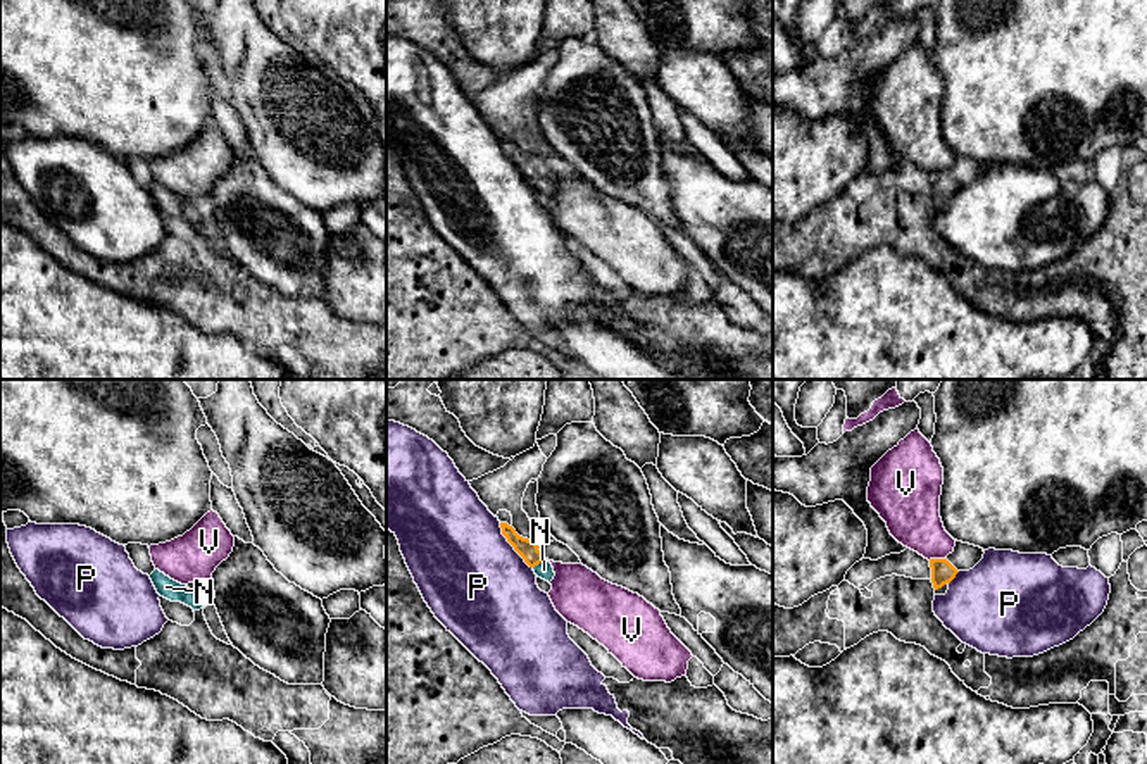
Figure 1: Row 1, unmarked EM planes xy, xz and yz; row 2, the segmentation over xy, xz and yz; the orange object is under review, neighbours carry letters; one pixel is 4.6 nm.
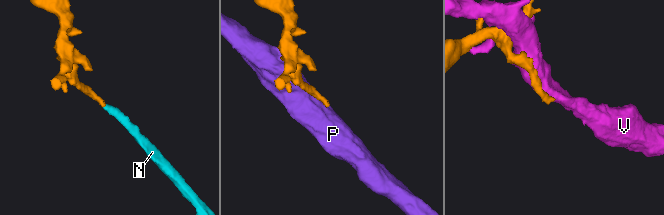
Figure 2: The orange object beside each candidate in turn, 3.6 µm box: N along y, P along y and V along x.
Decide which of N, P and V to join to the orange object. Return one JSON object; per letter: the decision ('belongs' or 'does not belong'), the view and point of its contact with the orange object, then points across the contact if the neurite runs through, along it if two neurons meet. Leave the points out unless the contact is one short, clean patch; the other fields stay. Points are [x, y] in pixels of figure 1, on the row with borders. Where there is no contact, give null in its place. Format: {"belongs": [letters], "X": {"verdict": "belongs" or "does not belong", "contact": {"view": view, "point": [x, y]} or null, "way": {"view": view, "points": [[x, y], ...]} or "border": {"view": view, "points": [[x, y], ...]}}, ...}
{"belongs": ["N"], "N": {"verdict": "belongs", "contact": {"view": "xz", "point": [539, 563]}, "way": {"view": "xz", "points": [[526, 549], [539, 563], [544, 569]]}}, "P": {"verdict": "does not belong", "contact": {"view": "xz", "point": [511, 544]}}, "V": {"verdict": "does not belong", "contact": {"view": "yz", "point": [935, 559]}}}

